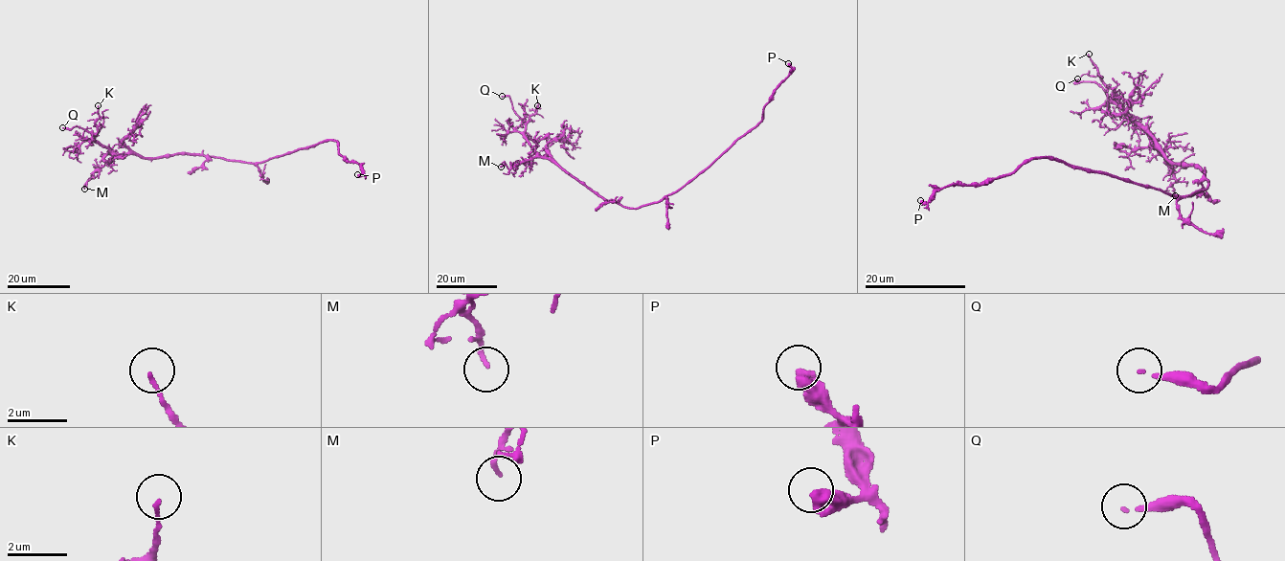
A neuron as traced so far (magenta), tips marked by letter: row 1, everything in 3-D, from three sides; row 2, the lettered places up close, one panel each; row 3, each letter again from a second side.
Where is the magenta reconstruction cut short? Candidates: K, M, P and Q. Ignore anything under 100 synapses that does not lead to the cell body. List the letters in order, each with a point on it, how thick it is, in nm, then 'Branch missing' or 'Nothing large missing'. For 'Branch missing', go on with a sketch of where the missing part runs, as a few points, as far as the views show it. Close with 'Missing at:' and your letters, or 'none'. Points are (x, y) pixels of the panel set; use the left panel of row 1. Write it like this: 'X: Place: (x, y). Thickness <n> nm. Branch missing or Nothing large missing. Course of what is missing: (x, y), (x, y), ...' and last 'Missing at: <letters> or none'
K: Place: (98, 105). Thickness 110 nm. Nothing large missing
M: Place: (84, 189). Thickness 130 nm. Nothing large missing
P: Place: (357, 174). Thickness 420 nm. Nothing large missing
Q: Place: (62, 127). Thickness 130 nm. Branch missing. Course of what is missing: (62, 127), (43, 138)
Missing at: Q

